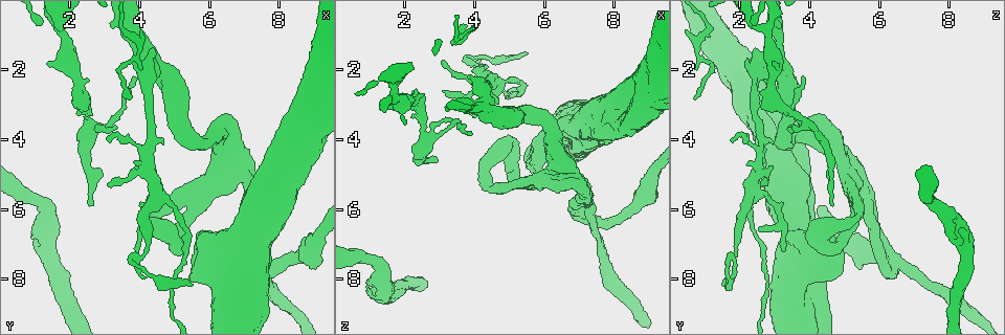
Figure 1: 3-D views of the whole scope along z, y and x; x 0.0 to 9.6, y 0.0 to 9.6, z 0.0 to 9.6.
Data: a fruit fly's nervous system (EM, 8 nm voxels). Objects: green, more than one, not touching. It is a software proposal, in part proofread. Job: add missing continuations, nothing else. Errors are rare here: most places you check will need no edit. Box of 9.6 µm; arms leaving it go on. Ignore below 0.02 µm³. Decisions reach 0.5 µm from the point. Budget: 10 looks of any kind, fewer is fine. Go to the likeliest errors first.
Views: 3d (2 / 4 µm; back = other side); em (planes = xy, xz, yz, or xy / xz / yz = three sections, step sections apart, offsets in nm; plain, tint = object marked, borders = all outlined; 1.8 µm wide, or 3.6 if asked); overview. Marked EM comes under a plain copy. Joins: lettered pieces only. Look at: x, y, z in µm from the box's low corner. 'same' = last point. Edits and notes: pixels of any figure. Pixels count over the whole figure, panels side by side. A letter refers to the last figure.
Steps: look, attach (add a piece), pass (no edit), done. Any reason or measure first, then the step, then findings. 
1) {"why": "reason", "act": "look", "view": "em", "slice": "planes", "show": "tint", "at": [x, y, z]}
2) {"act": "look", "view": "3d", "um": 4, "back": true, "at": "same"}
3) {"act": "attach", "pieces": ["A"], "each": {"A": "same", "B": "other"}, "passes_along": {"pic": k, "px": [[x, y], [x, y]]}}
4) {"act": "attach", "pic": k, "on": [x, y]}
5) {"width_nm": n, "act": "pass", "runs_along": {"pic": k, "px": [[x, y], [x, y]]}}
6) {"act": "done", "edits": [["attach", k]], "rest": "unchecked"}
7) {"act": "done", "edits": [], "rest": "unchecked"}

{"why": "four arms meet", "act": "look", "view": "3d", "um": 4, "at": [7.35, 7.65, 6.30]}

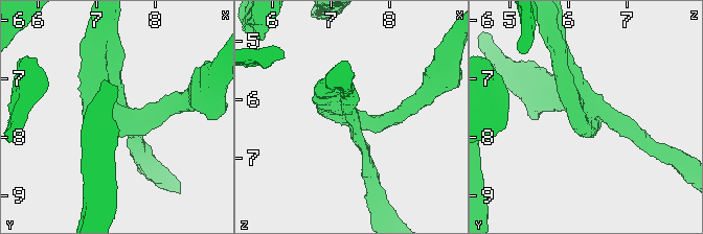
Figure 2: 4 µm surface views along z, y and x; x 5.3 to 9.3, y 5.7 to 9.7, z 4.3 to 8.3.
{"act": "look", "view": "em", "slice": "xz", "step": 16, "show": "tint", "at": [7.35, 7.65, 6.35]}

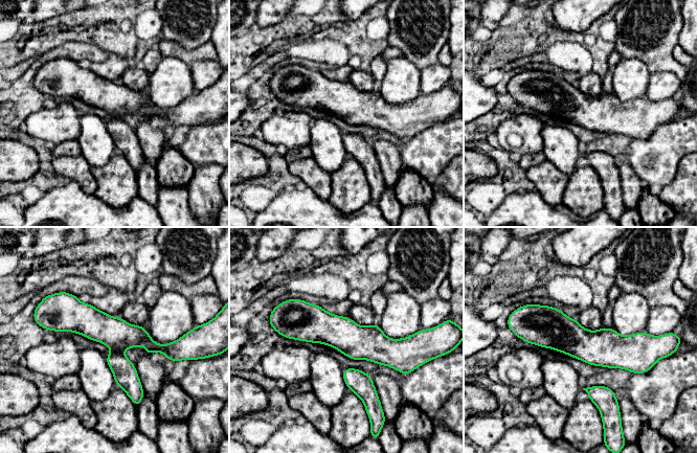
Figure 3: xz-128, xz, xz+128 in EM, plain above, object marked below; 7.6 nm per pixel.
{"why": "see the neighbours", "act": "look", "view": "em", "slice": "xz", "step": 16, "show": "borders", "at": "same"}

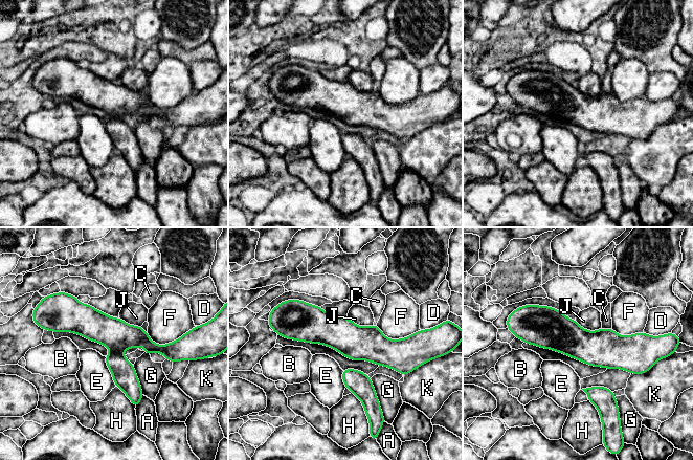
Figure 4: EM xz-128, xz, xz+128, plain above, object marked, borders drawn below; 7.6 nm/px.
{"act": "pass", "each": {"A": "other", "B": "other", "C": "other", "D": "other", "E": "other", "F": "other", "G": "other", "H": "other", "J": "other", "K": "other"}, "runs_along": {"pic": 4, "px": [[284, 333], [408, 340]]}, "found": "none of them fits"}

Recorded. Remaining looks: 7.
{"why": "thin end", "act": "look", "view": "3d", "um": 2, "at": [2.70, 5.85, 4.60]}

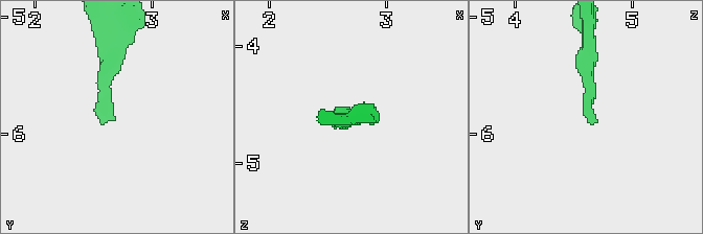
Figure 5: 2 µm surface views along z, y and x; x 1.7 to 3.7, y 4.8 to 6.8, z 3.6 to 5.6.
{"why": "now the EM", "act": "look", "view": "em", "slice": "planes", "show": "tint", "at": [2.68, 5.90, 4.62]}

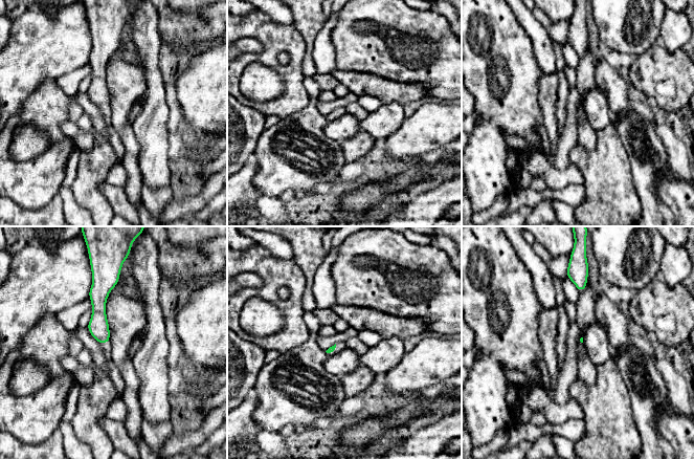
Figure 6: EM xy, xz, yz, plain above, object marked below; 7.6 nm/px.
{"act": "look", "view": "em", "slice": "planes", "show": "borders", "at": "same"}

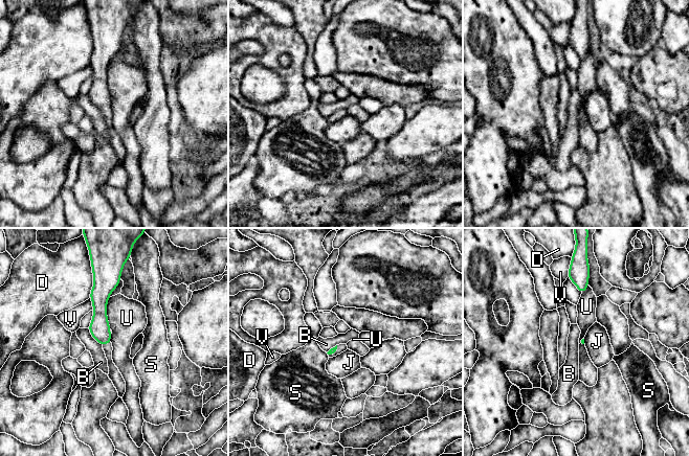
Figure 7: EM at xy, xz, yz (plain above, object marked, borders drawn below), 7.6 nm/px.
{"longest_contact_nm": ["U", 260], "act": "pass", "each": {"B": "other", "D": "other", "J": "other", "S": "other", "U": "other", "V": "other"}, "border": {"pic": 7, "px": [[109, 296], [107, 321], [111, 329]]}, "found": "no lettered piece goes on from it"}

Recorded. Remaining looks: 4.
{"why": "free end", "act": "look", "view": "3d", "um": 4, "at": [0.95, 6.80, 8.10]}

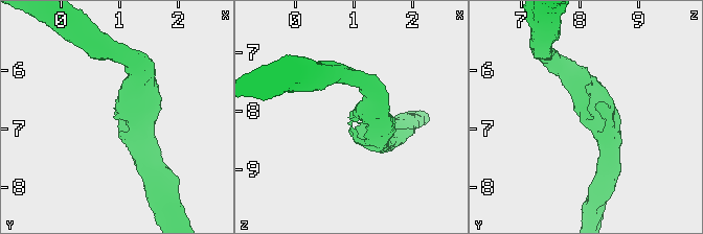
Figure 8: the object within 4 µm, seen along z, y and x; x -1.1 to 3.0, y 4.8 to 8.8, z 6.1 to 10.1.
{"why": "need the tissue", "act": "look", "view": "em", "um": 3.6, "slice": "planes", "show": "tint", "at": [1.00, 6.75, 8.10]}

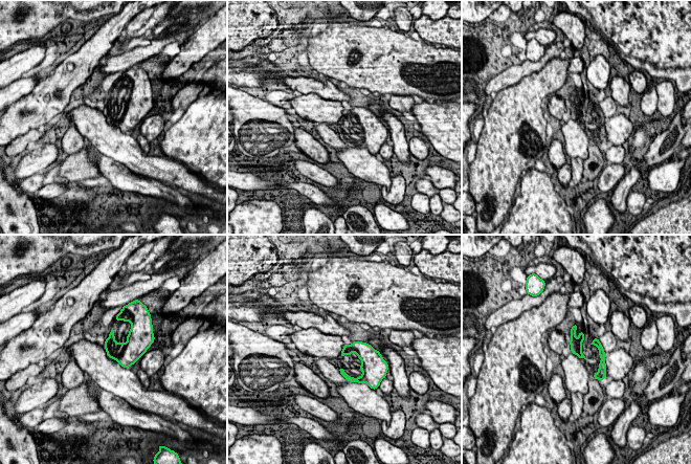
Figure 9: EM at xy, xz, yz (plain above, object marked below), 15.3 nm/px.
{"why": "see the neighbours", "act": "look", "view": "em", "um": 3.6, "slice": "planes", "show": "borders", "at": "same"}

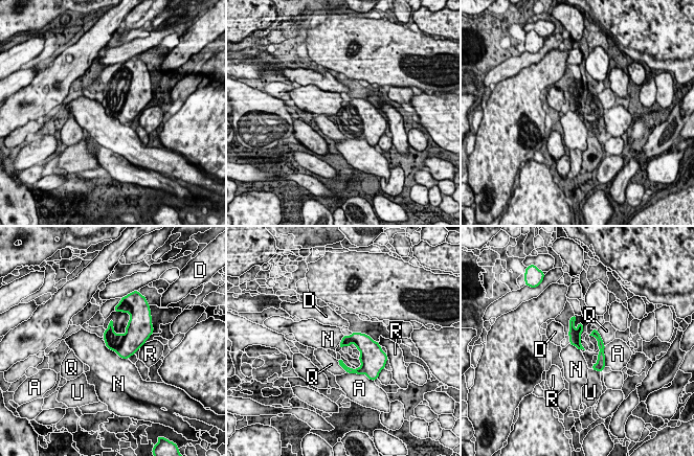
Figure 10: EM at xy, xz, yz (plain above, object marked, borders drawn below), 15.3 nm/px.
{"longest_contact_nm": ["N", 480], "act": "pass", "each": {"A": "other", "D": "other", "N": "other", "Q": "other", "R": "other", "U": "other"}, "found": "none of them fits"}

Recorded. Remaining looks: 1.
{"why": "sharp bend", "act": "look", "view": "em", "um": 3.6, "slice": "planes", "show": "borders", "at": [3.95, 7.55, 1.75]}

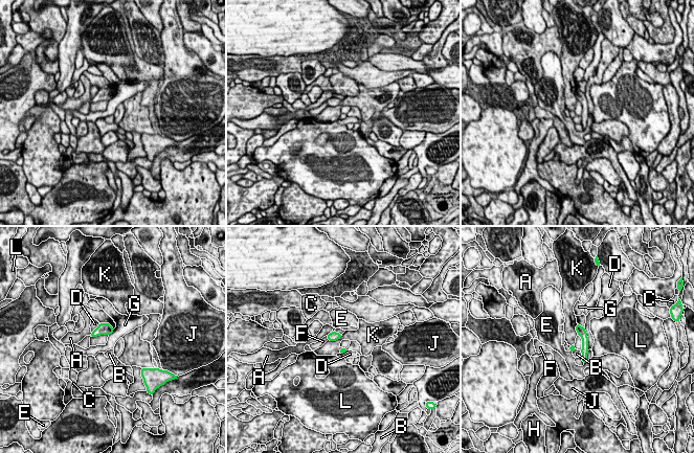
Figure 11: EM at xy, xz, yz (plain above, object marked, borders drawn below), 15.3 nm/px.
{"act": "pass", "each": {"A": "other", "B": "other", "C": "other", "D": "other", "E": "other", "F": "other", "G": "other", "H": "other", "J": "other", "K": "other", "L": "other"}, "border": {"pic": 11, "px": [[578, 334], [582, 343], [581, 349]]}, "found": "no lettered piece goes on from it"}

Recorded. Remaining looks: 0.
{"act": "done", "edits": [], "rest": "unchecked"}

